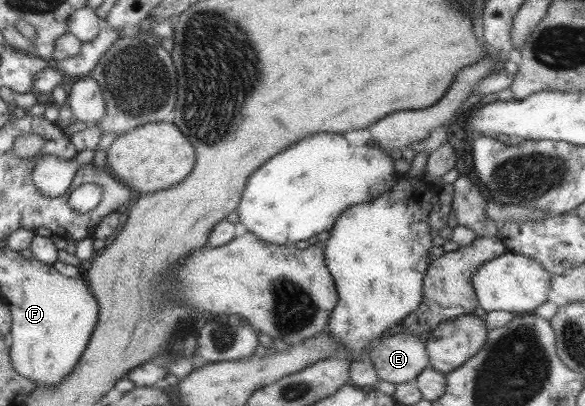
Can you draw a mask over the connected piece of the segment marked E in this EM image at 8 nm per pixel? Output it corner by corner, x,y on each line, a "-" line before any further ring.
406,332
382,337
366,356
379,380
394,385
414,381
420,371
429,366
425,344

